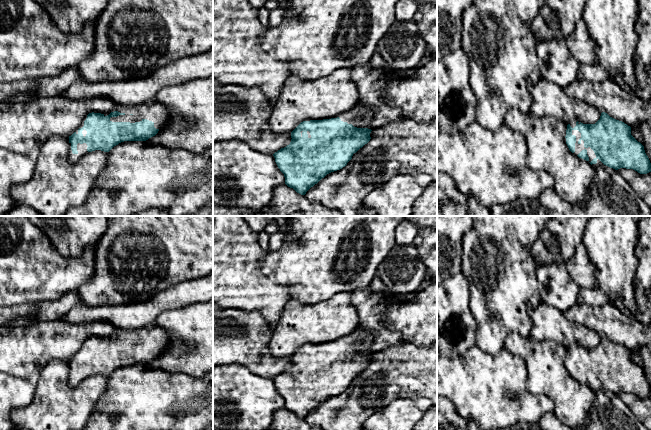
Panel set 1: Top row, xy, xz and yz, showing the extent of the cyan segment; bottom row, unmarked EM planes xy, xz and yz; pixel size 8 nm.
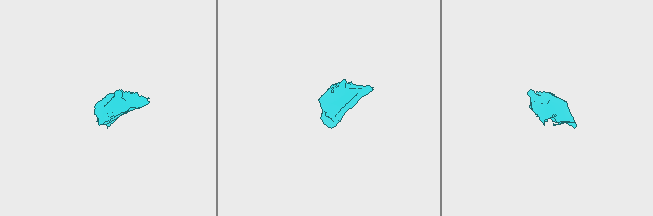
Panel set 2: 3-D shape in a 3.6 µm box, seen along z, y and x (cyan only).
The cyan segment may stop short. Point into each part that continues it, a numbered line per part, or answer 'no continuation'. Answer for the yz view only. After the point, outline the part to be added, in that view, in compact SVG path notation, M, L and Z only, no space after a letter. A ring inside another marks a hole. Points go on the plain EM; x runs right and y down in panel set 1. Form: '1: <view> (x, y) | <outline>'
1: yz (578, 371) | M572 354L572 359L576 360L576 367L575 367L575 376L574 378L577 380L582 374L586 373L587 374L587 379L589 381L589 385L591 386L594 382L596 382L596 379L594 377L594 375L588 371L585 372L584 371L584 365L581 364L581 367L579 368L578 365L581 362L581 357L578 354Z

